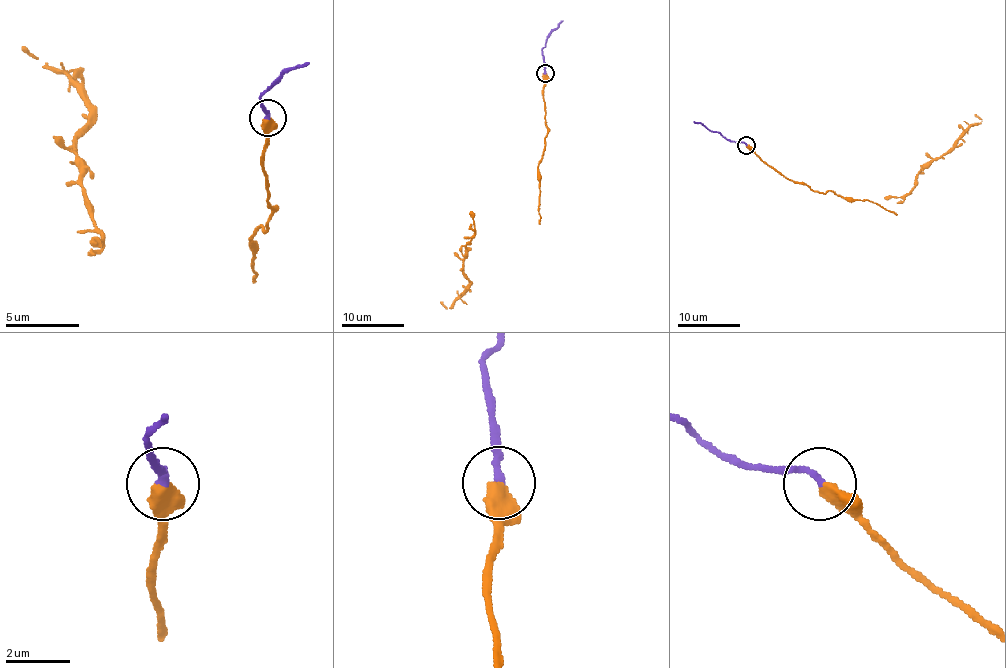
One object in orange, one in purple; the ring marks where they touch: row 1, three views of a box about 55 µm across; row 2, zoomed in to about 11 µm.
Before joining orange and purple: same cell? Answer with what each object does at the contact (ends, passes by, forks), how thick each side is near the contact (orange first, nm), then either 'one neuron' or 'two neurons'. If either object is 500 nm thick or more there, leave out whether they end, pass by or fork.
orange ends; purple ends; calibres 480 and 240 nm; two neurons

